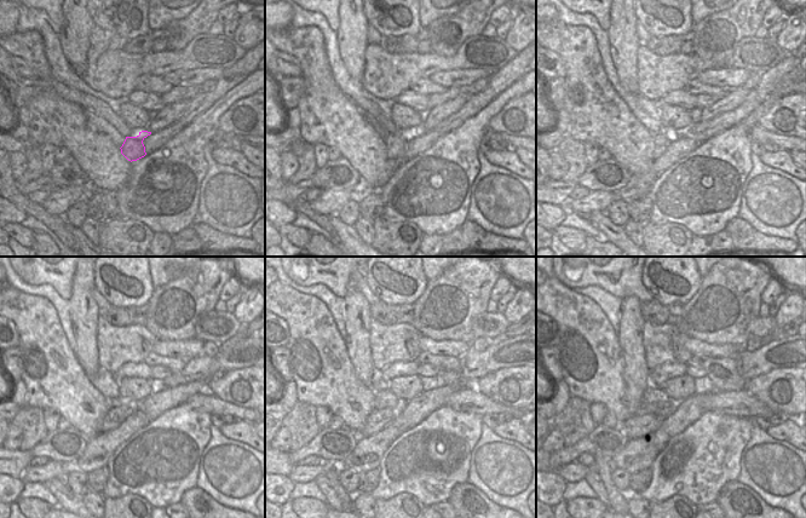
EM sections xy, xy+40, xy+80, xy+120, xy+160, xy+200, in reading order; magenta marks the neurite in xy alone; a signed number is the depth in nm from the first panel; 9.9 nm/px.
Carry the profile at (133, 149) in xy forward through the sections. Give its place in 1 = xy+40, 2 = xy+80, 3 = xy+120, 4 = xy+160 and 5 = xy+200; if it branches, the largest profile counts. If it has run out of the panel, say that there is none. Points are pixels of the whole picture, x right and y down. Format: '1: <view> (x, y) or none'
1: xy+40 (396, 145)
2: xy+80 (663, 139)
3: xy+120 (115, 415)
4: xy+160 (378, 420)
5: xy+200 (642, 424)

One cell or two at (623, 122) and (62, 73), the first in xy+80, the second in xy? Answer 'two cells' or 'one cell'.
two cells

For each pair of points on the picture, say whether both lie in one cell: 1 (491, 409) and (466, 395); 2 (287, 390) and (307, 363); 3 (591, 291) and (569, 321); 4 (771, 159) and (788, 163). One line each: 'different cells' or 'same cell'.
1: same cell
2: different cells
3: different cells
4: same cell

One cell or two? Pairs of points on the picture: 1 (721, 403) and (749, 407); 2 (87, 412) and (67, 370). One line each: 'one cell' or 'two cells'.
1: one cell
2: one cell

